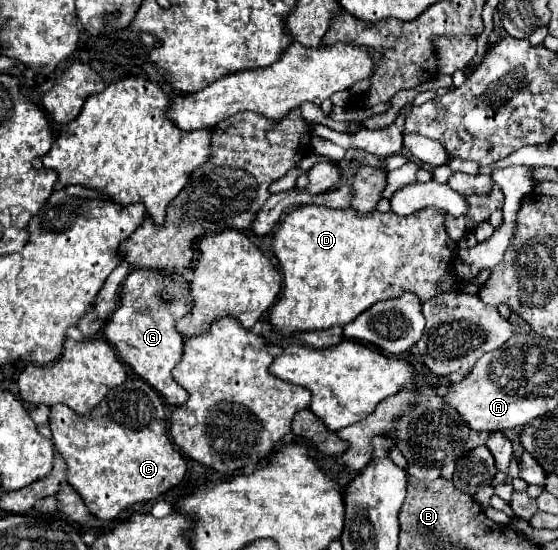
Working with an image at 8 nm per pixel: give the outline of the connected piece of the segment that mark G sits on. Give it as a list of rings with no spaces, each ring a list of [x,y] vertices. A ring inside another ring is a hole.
[[[135,269],[127,275],[119,289],[119,309],[105,325],[105,337],[119,353],[119,359],[133,367],[133,371],[155,387],[169,405],[183,405],[189,393],[173,381],[171,369],[183,357],[185,337],[177,331],[177,321],[191,313],[191,283],[179,273],[165,273],[153,269]]]

